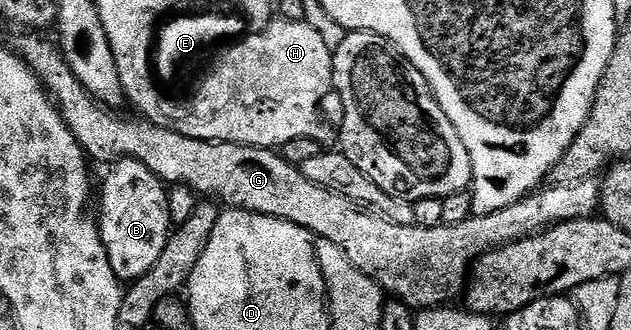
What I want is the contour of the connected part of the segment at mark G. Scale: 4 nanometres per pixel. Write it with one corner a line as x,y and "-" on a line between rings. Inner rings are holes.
26,31
21,36
18,45
16,44
18,56
26,61
35,75
42,80
47,93
54,98
54,104
57,105
64,123
70,128
72,135
80,143
82,152
91,162
113,163
119,157
131,157
144,163
144,167
148,167
148,171
155,173
167,186
190,185
195,193
206,199
217,199
223,206
232,209
249,209
251,213
259,213
265,217
278,217
281,221
296,223
312,231
317,237
328,239
328,243
340,247
340,251
344,251
352,267
368,275
368,279
372,279
391,298
403,301
415,311
449,306
453,302
450,301
453,297
463,296
468,278
472,273
472,266
479,257
491,253
493,249
511,245
513,241
533,237
535,233
540,233
551,225
593,217
599,212
600,202
604,196
603,186
597,180
591,179
571,185
557,184
552,186
552,189
543,188
492,215
479,217
471,215
467,221
456,225
420,227
416,224
392,223
382,214
373,212
356,201
350,201
336,191
328,191
328,187
320,187
312,183
312,179
302,174
299,166
288,164
281,152
273,149
257,149
251,145
237,145
227,141
201,141
185,137
171,129
165,129
149,119
133,121
130,117
121,117
123,115
121,112
111,111
107,106
99,105
97,99
82,86
80,79
72,75
68,63
51,38
50,42
46,35
38,31

